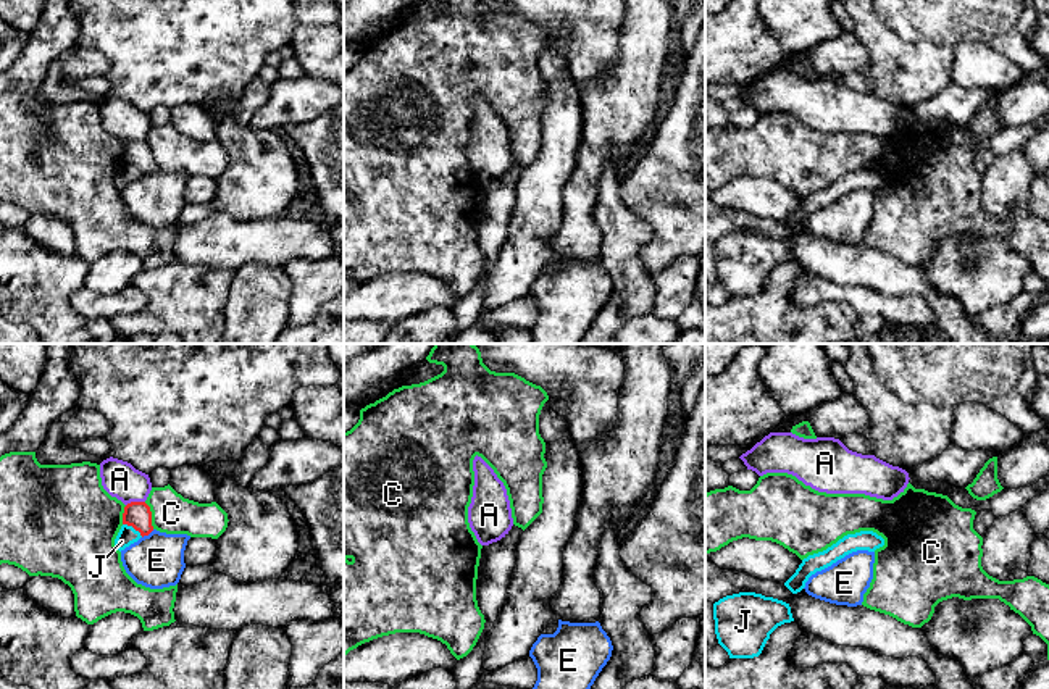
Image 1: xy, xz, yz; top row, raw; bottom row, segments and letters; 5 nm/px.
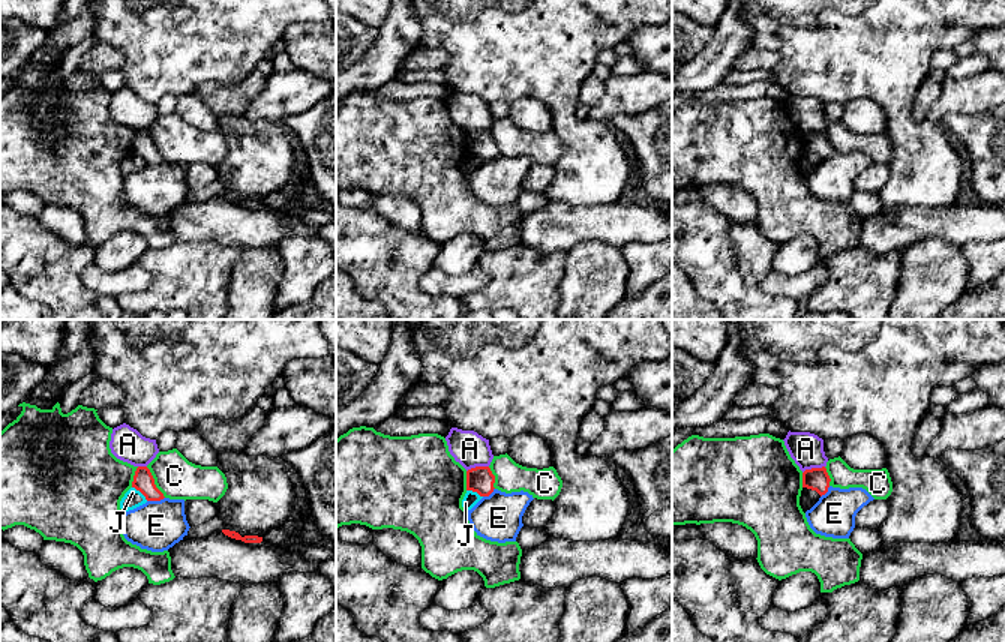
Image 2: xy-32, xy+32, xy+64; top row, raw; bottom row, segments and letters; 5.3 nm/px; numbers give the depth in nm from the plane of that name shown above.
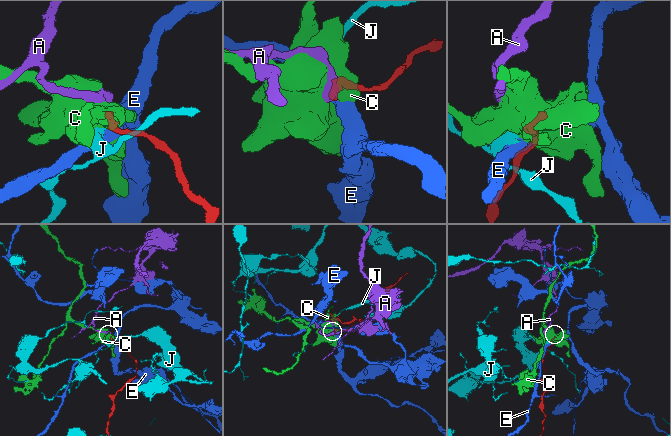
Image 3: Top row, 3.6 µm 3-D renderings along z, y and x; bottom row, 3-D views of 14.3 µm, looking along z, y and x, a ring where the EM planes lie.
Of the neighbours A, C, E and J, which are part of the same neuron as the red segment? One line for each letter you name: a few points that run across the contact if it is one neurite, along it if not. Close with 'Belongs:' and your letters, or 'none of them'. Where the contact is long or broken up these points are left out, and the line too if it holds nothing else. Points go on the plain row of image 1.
Belongs: none of them

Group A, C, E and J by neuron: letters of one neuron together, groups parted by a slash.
A / C / E / J

